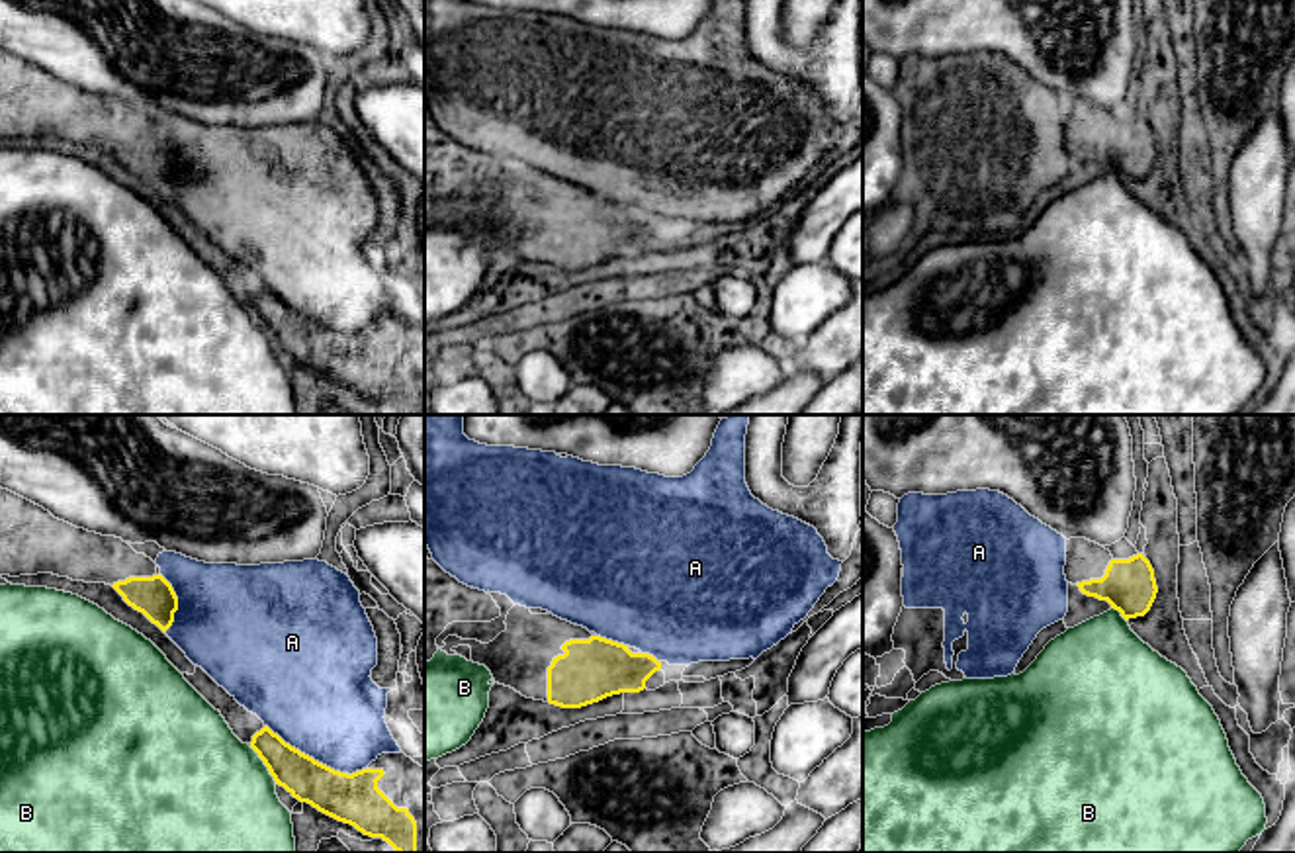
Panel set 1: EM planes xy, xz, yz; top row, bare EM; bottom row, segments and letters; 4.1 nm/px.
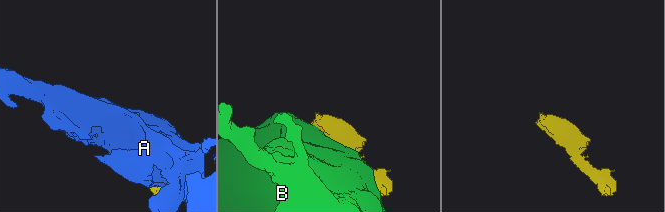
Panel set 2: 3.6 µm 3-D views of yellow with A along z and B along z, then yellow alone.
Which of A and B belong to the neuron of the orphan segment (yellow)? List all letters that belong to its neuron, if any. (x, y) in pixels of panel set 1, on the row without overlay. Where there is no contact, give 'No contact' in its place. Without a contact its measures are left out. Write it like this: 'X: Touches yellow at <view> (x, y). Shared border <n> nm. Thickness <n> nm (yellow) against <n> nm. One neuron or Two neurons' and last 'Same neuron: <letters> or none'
A: Touches yellow at xy (313, 321). Shared border 460 nm. Thickness 220 nm (yellow) against 440 nm. Two neurons
B: Touches yellow at xy (265, 325). Shared border 200 nm. Thickness 180 nm (yellow) against 500 nm. Two neurons
Same neuron: none

